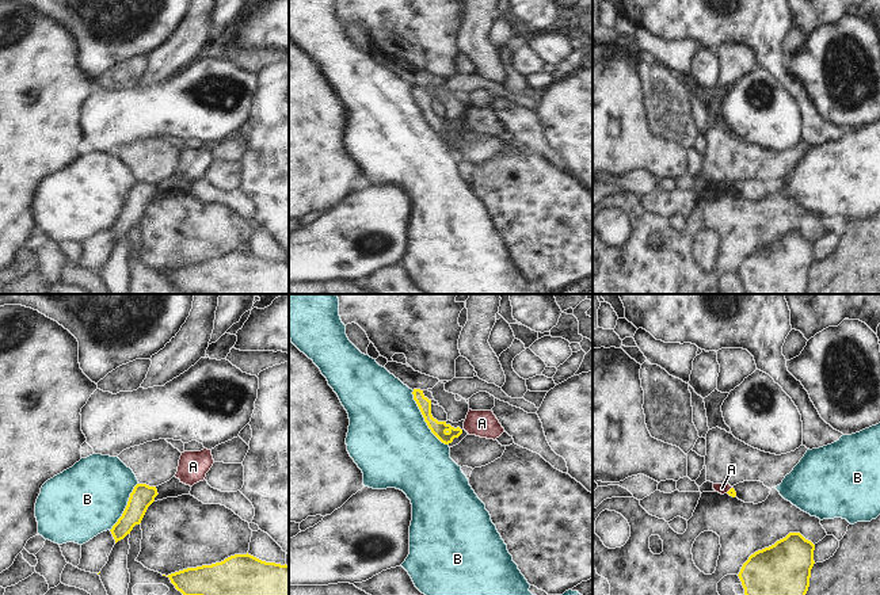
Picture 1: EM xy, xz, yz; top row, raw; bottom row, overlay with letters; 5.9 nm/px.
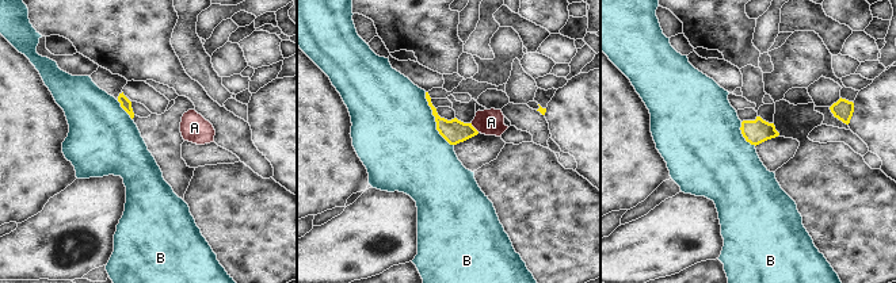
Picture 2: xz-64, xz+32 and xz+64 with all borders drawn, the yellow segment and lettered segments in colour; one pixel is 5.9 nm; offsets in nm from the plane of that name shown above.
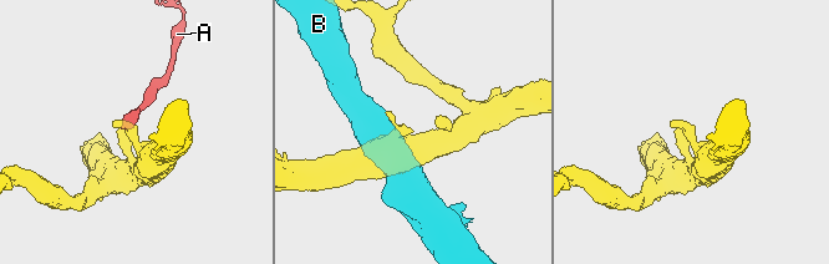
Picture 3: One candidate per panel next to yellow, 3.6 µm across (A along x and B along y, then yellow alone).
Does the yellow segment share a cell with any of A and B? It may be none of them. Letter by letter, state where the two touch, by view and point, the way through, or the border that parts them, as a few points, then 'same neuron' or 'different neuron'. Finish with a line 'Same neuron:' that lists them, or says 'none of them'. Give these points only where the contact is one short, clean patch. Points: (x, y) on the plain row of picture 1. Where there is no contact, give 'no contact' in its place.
A: yz (730, 186) | along yz (731, 183), (726, 189) | different neuron
B: xz (425, 115) | different neuron
Same neuron: none of them

